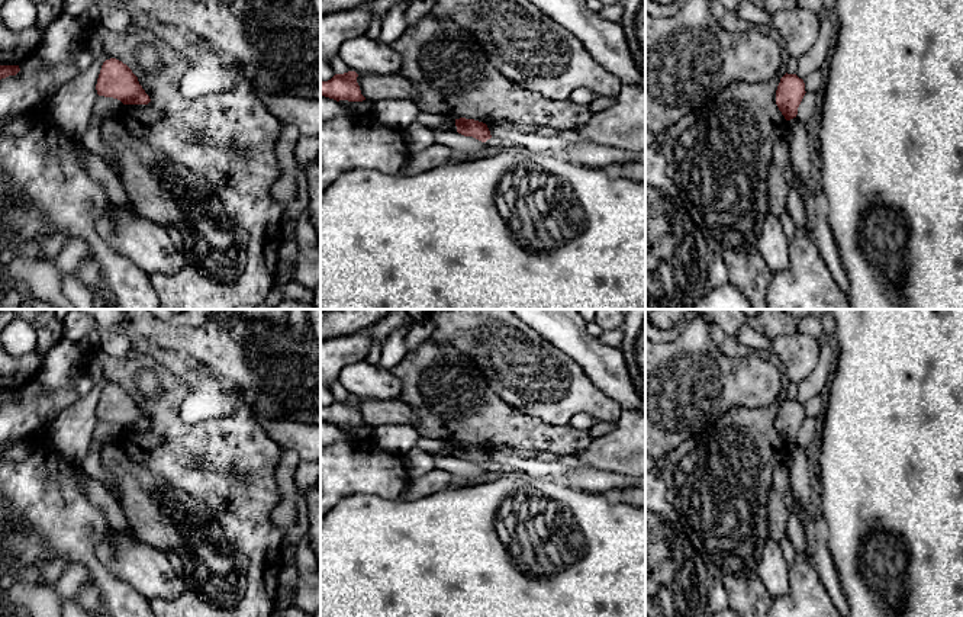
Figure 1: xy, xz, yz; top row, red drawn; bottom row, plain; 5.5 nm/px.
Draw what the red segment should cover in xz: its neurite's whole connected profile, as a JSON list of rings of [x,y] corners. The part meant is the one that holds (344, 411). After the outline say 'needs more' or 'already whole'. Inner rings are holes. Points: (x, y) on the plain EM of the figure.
[[[348,396],[344,399],[335,399],[328,406],[321,406],[321,421],[348,427],[363,427],[365,422],[361,420],[360,411],[357,408],[358,399],[355,396]]]; already whole

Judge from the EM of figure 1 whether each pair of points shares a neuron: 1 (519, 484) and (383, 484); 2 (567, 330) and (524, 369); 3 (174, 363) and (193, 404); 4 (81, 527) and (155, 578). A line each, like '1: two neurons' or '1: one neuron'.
1: two neurons
2: two neurons
3: one neuron
4: two neurons

